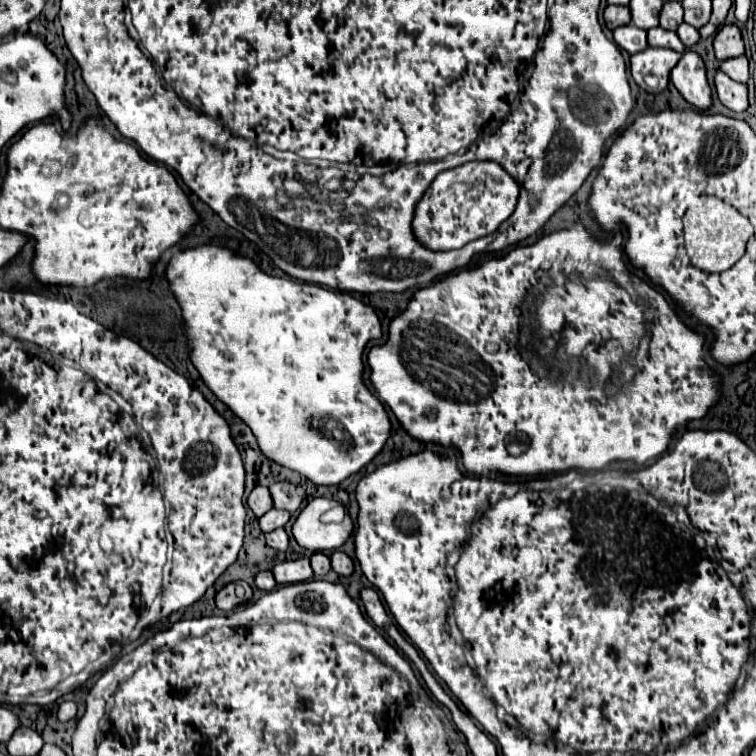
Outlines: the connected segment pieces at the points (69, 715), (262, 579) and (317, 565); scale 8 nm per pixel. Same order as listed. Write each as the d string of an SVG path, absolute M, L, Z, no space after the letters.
M64 701L58 707L58 719L60 721L70 721L76 717L76 703L74 701Z
M260 571L260 573L256 575L254 583L256 583L256 587L258 587L260 591L272 591L272 589L276 587L276 581L274 581L272 571Z
M314 553L310 561L312 561L312 571L316 577L322 577L330 571L330 557L326 553Z

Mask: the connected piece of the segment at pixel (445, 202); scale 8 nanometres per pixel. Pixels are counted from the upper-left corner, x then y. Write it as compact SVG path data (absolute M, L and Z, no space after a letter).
M470 161L440 173L416 203L412 231L430 251L460 249L466 243L494 233L514 211L518 183L496 161Z

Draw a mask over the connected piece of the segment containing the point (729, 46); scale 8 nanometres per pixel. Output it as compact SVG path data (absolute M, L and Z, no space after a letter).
M728 23L722 25L714 37L714 51L716 51L718 61L744 55L744 41L742 41L740 29Z

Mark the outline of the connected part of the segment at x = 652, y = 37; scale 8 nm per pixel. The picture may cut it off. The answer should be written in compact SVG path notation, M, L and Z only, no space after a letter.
M656 27L656 29L648 31L648 45L650 47L670 47L670 49L674 49L678 53L686 51L680 37L674 31L666 31L662 27Z

